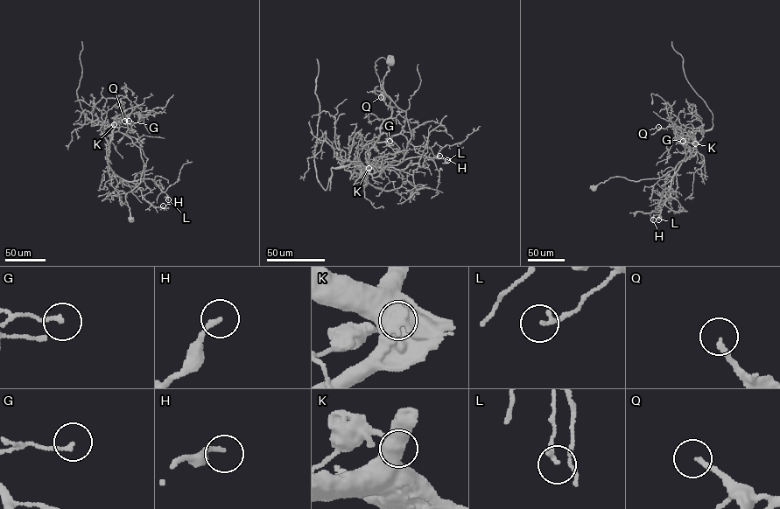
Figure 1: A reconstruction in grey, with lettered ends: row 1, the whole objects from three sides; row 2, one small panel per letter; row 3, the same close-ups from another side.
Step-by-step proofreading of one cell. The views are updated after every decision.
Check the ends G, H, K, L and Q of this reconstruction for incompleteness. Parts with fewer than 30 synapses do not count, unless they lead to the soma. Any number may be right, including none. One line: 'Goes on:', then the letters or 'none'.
Goes on: Q

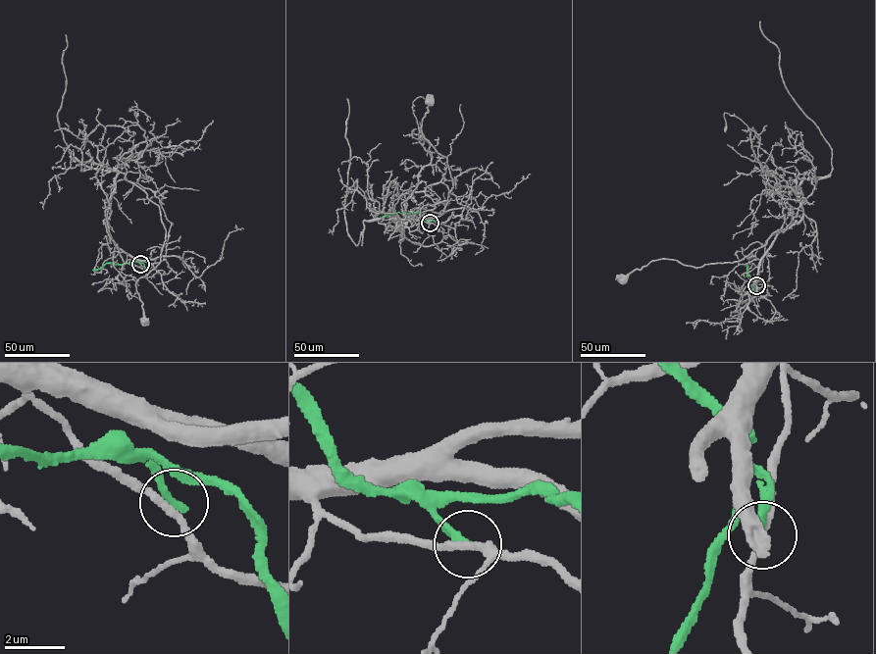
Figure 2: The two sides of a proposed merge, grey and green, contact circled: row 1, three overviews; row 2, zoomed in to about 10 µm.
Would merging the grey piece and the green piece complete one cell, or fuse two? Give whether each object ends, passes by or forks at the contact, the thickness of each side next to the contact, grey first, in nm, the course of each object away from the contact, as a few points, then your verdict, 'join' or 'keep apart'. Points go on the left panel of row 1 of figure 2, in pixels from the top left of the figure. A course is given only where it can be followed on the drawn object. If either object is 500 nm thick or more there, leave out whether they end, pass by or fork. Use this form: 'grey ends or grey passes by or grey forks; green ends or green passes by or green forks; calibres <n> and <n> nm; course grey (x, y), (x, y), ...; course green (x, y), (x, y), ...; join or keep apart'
grey passes by; green ends; calibres 240 and 260 nm; course grey (140, 264), (107, 228), (120, 173), (158, 206), (166, 230), (161, 261), (135, 284), (144, 322); course green (140, 264), (105, 263), (92, 270); keep apart

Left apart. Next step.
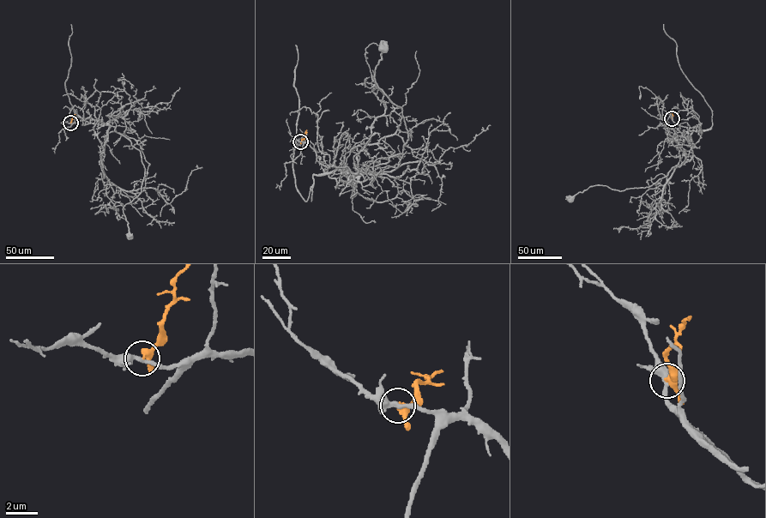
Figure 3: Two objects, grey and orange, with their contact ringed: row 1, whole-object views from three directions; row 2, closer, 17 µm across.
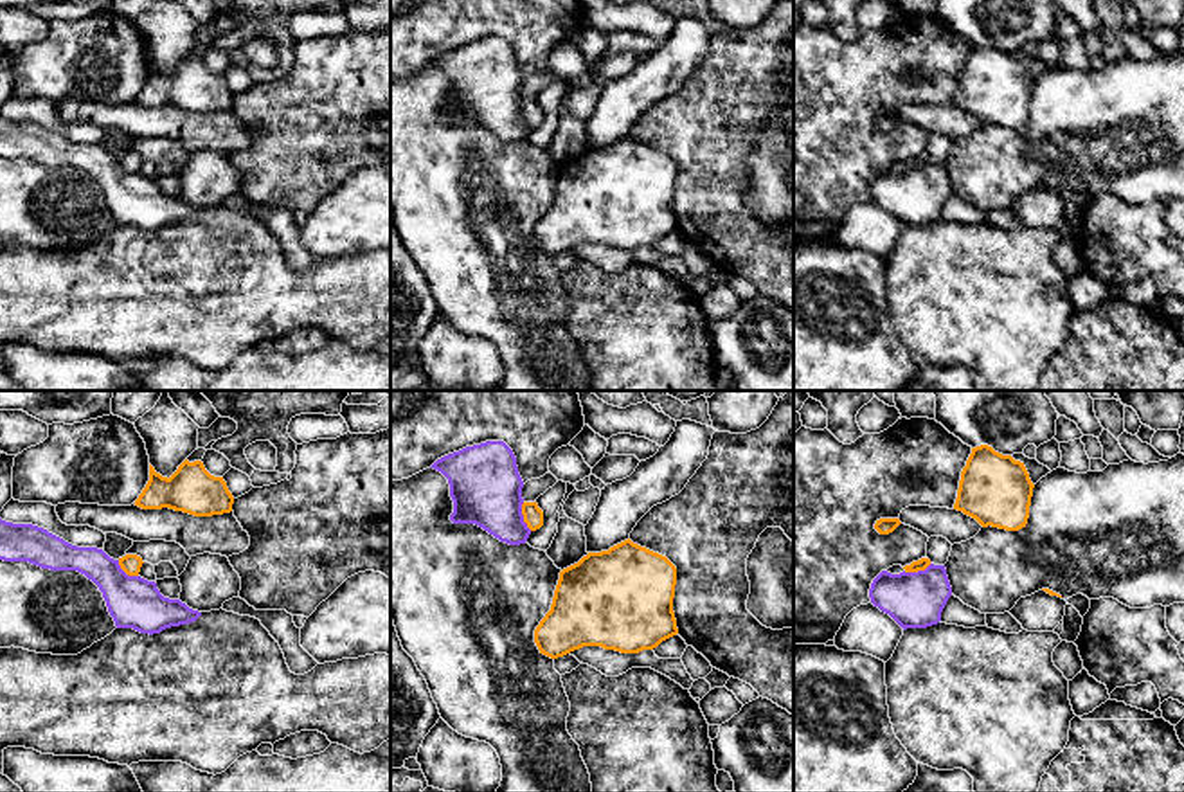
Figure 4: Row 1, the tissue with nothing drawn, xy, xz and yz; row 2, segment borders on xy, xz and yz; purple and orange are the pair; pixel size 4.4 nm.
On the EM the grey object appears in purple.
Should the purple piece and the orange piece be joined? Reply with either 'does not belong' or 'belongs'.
does not belong

